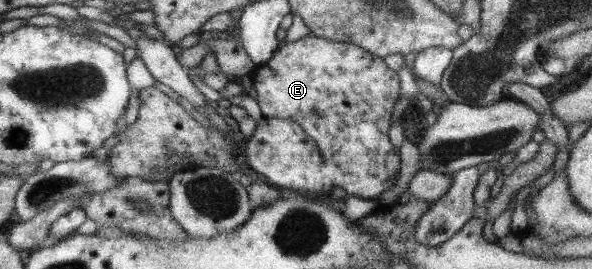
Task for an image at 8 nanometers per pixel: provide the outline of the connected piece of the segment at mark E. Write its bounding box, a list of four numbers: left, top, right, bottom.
[259,34,401,199]

